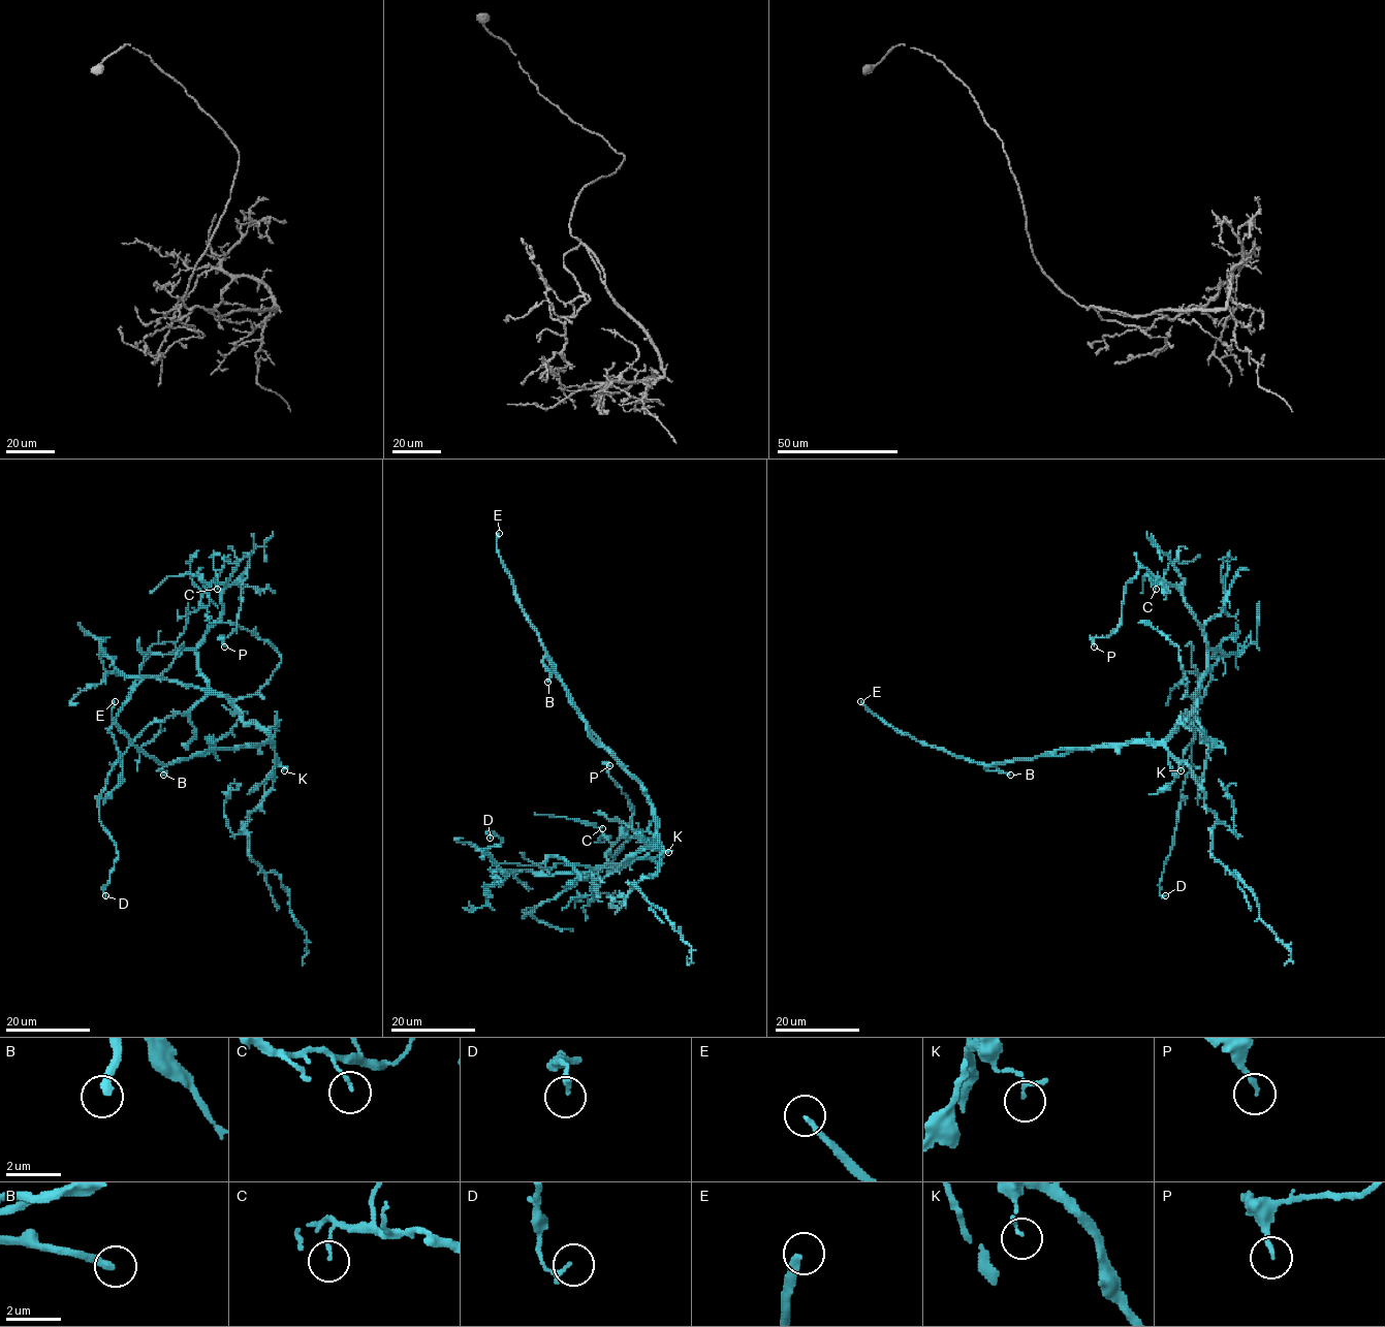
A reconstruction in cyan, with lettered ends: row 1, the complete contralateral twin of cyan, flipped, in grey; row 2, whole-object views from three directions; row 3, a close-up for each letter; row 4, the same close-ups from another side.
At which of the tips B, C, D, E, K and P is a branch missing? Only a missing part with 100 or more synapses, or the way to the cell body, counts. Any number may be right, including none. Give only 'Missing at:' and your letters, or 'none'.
Missing at: B, E

